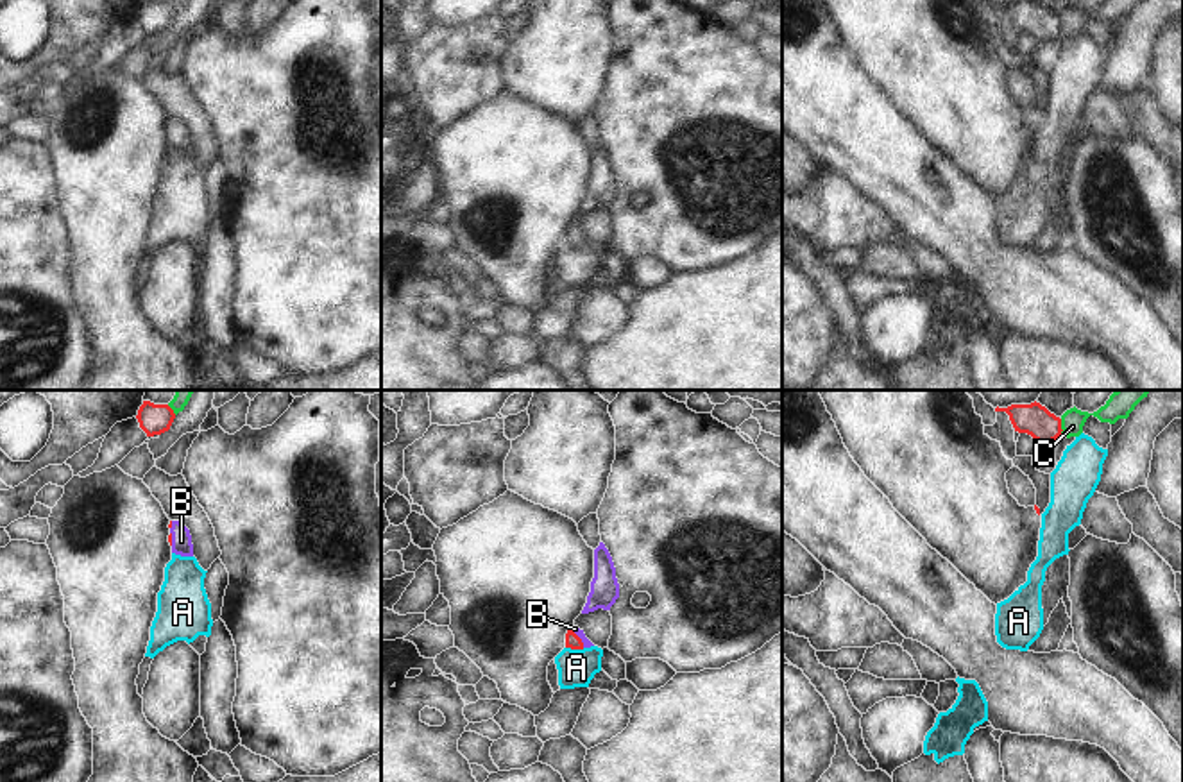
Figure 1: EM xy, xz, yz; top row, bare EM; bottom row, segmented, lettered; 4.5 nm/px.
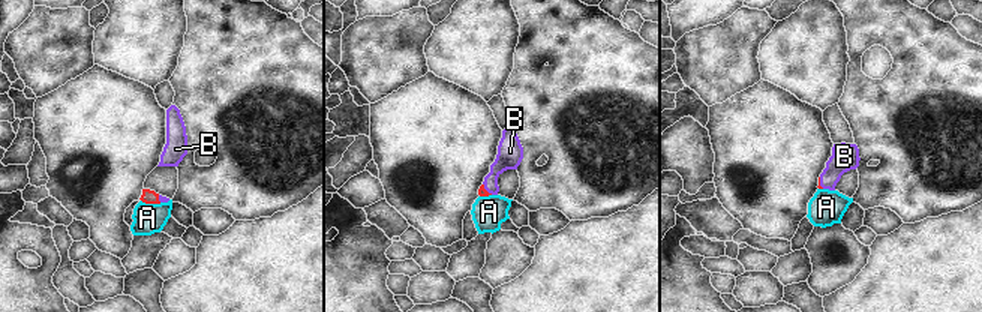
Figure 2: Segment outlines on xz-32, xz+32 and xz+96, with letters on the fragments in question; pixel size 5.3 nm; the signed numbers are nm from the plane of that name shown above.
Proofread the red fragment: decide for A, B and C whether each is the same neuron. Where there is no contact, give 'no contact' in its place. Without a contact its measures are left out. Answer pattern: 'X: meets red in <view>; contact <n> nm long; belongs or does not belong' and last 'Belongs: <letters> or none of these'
A: meets red in xz; contact 90 nm long; does not belong
B: meets red in xz; contact 110 nm long; belongs
C: meets red in yz; contact 70 nm long; does not belong
Belongs: B

